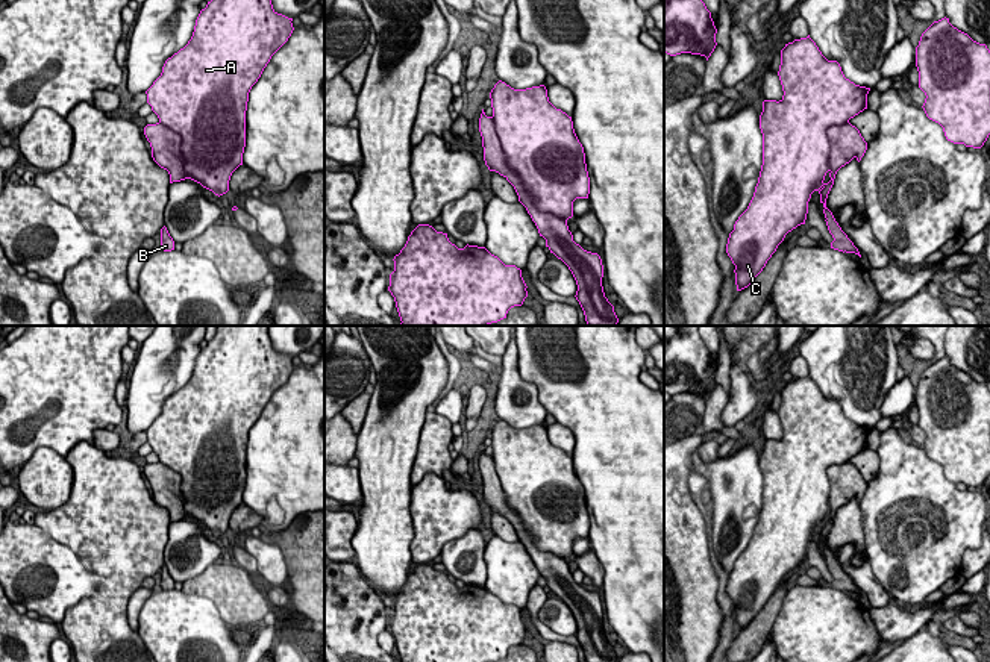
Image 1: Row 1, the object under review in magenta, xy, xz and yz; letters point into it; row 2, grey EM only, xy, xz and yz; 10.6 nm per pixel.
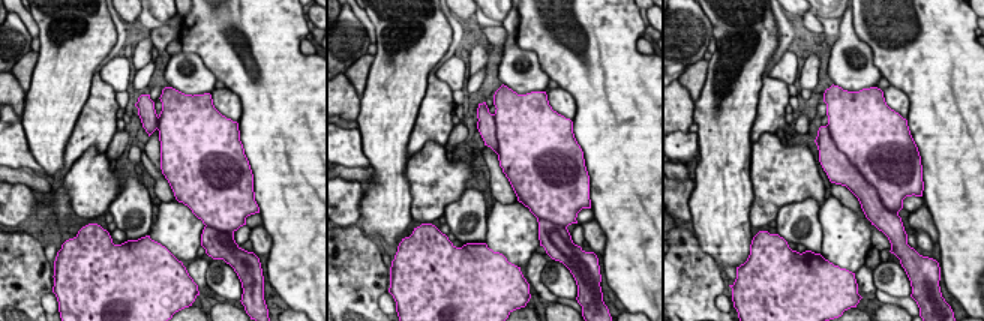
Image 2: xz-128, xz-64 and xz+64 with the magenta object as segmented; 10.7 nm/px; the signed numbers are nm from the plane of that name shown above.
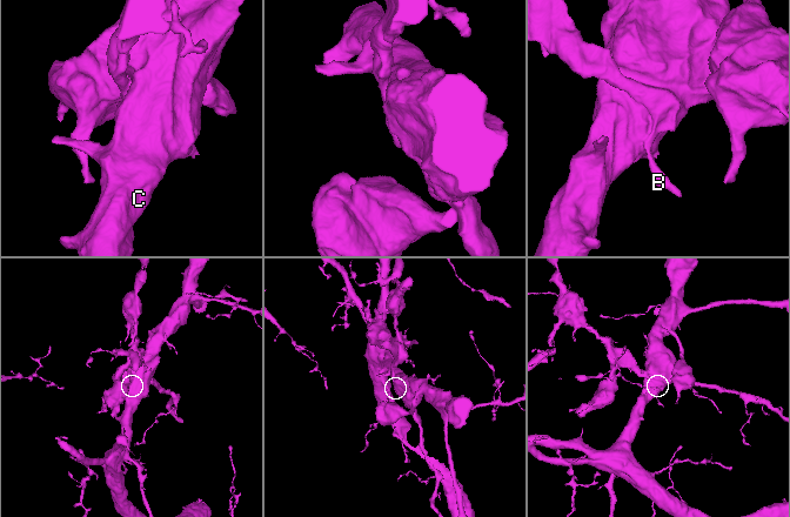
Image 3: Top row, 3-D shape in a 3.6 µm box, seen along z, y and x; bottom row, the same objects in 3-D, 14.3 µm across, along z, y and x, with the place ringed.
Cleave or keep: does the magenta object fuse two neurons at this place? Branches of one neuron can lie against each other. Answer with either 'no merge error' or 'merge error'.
merge error

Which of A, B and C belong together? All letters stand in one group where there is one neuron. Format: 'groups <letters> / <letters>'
groups A C / B

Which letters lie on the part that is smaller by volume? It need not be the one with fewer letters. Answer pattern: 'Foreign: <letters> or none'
Foreign: B

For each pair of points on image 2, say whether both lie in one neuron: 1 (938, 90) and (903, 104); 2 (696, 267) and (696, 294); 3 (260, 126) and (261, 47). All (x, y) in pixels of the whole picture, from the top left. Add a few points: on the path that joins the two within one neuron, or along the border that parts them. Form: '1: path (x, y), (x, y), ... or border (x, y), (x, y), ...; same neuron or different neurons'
1: border (890, 84), (897, 87), (909, 101), (906, 119); different neurons
2: path (696, 273), (696, 288); same neuron
3: path (264, 107), (264, 66); same neuron

